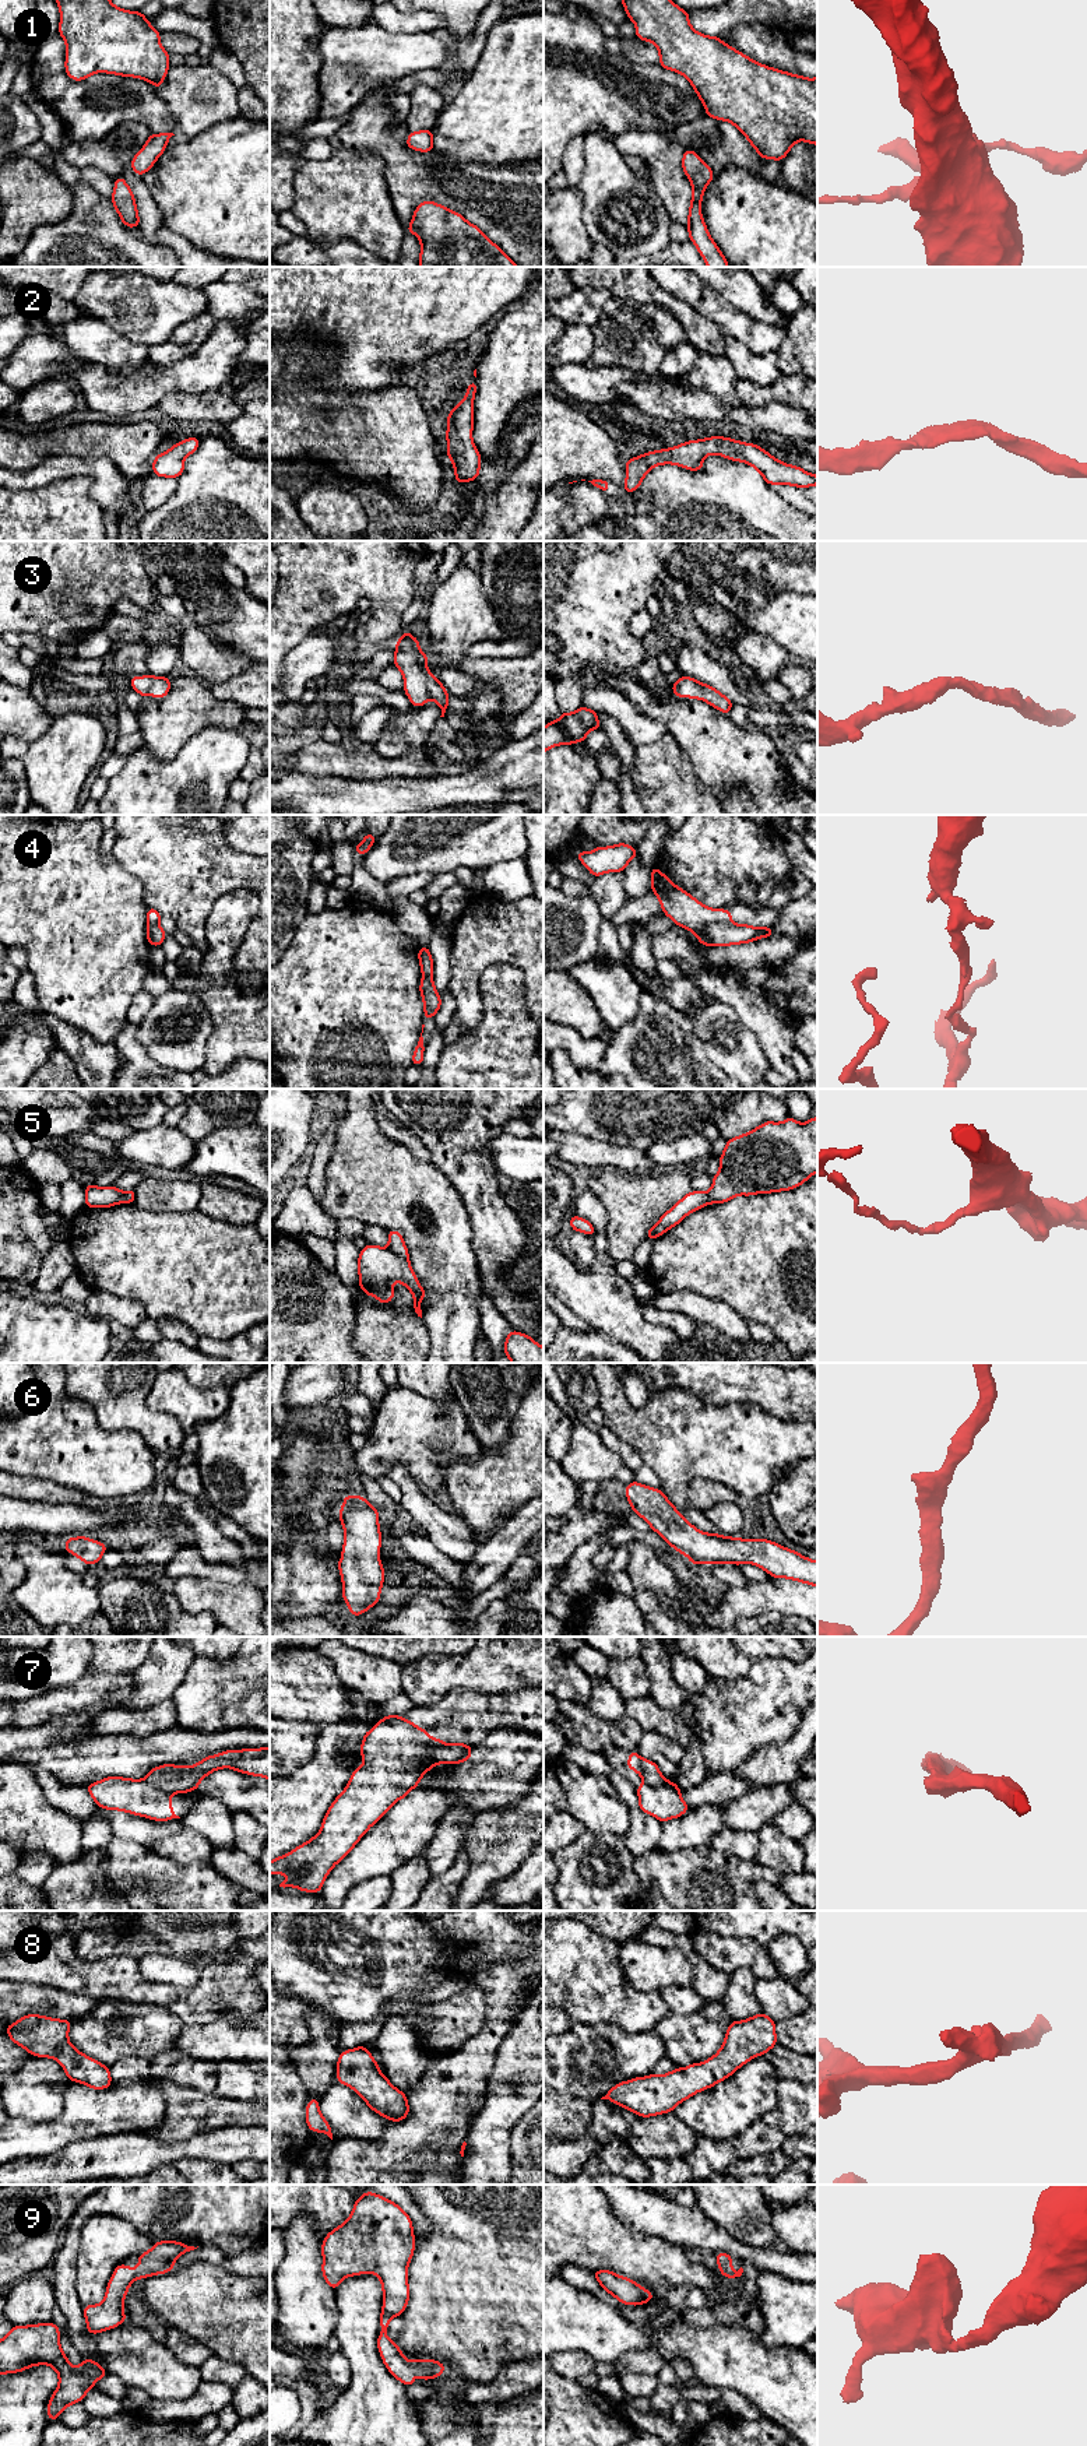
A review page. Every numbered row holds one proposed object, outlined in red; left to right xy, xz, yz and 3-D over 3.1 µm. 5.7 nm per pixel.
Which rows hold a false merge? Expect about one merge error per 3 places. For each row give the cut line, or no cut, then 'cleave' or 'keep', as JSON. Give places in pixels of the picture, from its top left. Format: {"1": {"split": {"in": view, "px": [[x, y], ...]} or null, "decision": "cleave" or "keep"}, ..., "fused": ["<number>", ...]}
{"1": {"split": null, "decision": "keep"}, "2": {"split": null, "decision": "keep"}, "3": {"split": null, "decision": "keep"}, "4": {"split": {"in": "yz", "px": [[730, 920], [713, 920], [696, 934]]}, "decision": "cleave"}, "5": {"split": {"in": "xz", "px": [[387, 1248], [408, 1258]]}, "decision": "cleave"}, "6": {"split": null, "decision": "keep"}, "7": {"split": {"in": "xz", "px": [[443, 1742], [428, 1747], [436, 1763]]}, "decision": "cleave"}, "8": {"split": null, "decision": "keep"}, "9": {"split": null, "decision": "keep"}, "fused": ["4", "5", "7"]}

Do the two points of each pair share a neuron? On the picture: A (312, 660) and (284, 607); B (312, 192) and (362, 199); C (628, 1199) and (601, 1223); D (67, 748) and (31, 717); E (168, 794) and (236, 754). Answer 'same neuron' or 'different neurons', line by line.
A: different neurons
B: same neuron
C: different neurons
D: different neurons
E: same neuron

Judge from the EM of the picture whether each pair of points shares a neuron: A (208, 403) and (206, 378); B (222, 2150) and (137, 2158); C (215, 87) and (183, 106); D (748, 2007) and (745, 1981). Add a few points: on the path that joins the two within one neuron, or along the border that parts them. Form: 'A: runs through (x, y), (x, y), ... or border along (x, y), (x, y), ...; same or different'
A: border along (220, 389), (196, 394), (175, 392); different
B: runs through (201, 2148), (158, 2153); same
C: runs through (207, 95), (192, 98); same
D: runs through (741, 2000), (741, 1988); same

